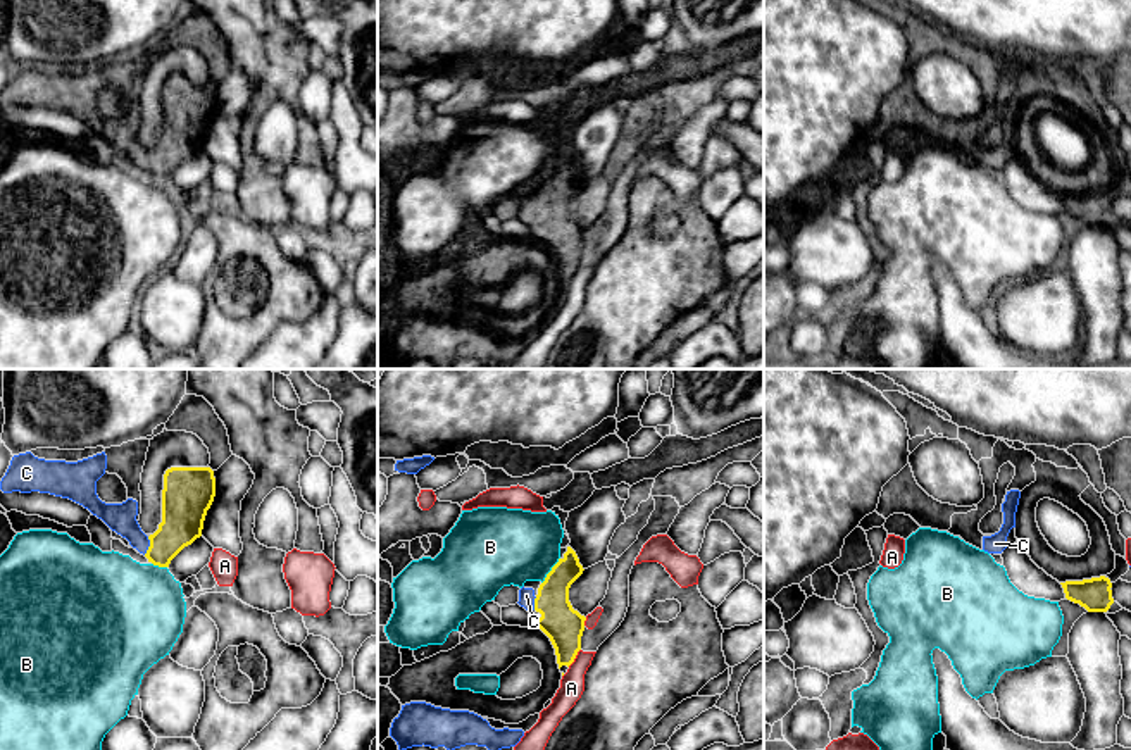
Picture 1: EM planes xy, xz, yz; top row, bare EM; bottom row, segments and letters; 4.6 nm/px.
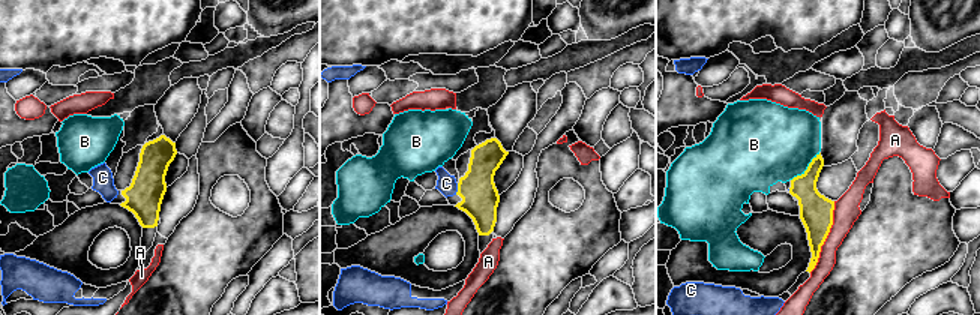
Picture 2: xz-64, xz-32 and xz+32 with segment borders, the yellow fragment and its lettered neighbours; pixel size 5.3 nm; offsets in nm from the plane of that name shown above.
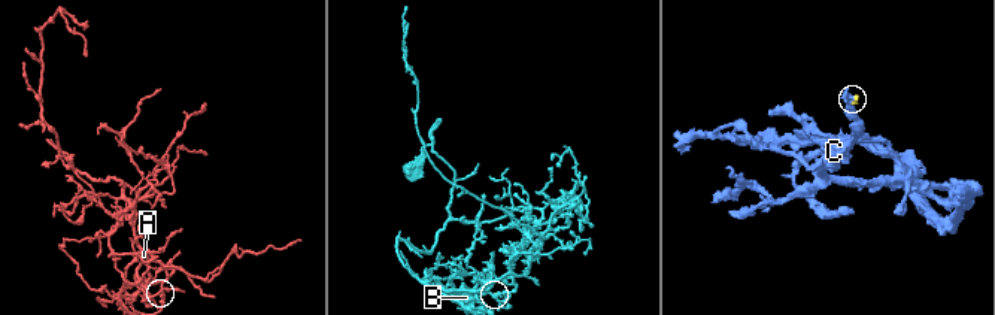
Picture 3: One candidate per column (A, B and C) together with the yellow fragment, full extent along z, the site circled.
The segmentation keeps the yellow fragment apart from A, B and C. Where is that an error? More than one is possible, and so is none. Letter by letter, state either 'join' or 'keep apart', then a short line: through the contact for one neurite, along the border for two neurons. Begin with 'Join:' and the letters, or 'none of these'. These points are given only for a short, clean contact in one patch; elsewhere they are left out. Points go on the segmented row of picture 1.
Join: C
A: keep apart | xz (580, 649), (568, 666)
B: keep apart | xz (559, 557), (542, 583)
C: join | xy (185, 504), (183, 516), (150, 545), (121, 518)

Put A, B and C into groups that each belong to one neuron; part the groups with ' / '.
A / B / C

